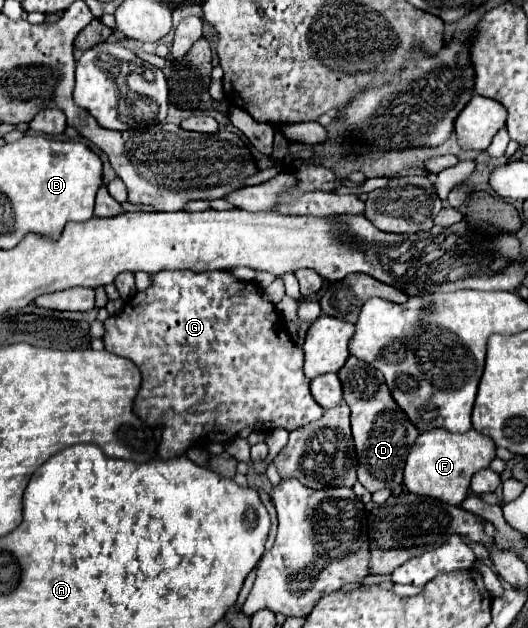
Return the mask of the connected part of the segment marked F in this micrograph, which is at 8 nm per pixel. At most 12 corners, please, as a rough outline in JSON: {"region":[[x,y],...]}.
{"region":[[426,430],[404,486],[460,506],[472,474],[496,456],[476,430]]}

